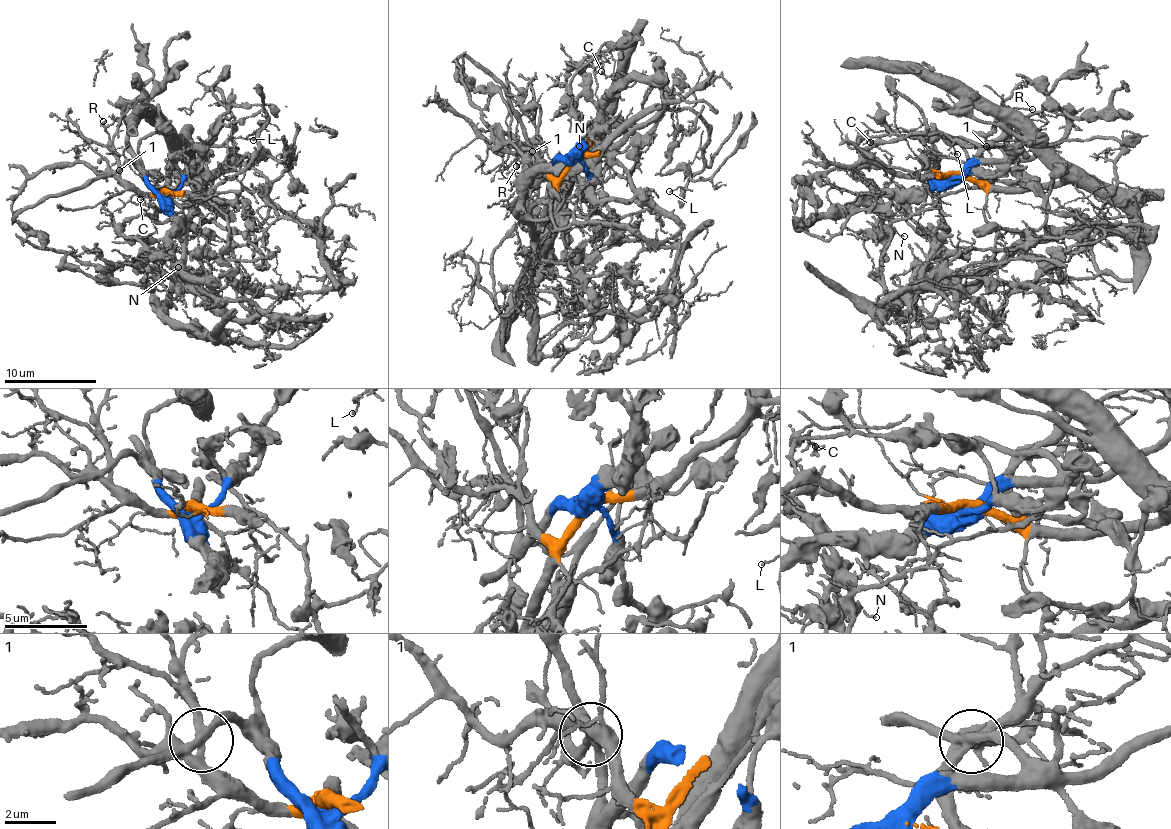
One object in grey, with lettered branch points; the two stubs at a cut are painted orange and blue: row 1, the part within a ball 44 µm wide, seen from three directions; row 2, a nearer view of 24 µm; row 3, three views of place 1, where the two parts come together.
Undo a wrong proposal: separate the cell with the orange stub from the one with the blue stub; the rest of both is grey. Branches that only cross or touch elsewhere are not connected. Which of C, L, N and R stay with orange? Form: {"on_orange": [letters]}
{"on_orange": ["C", "L", "R"]}

